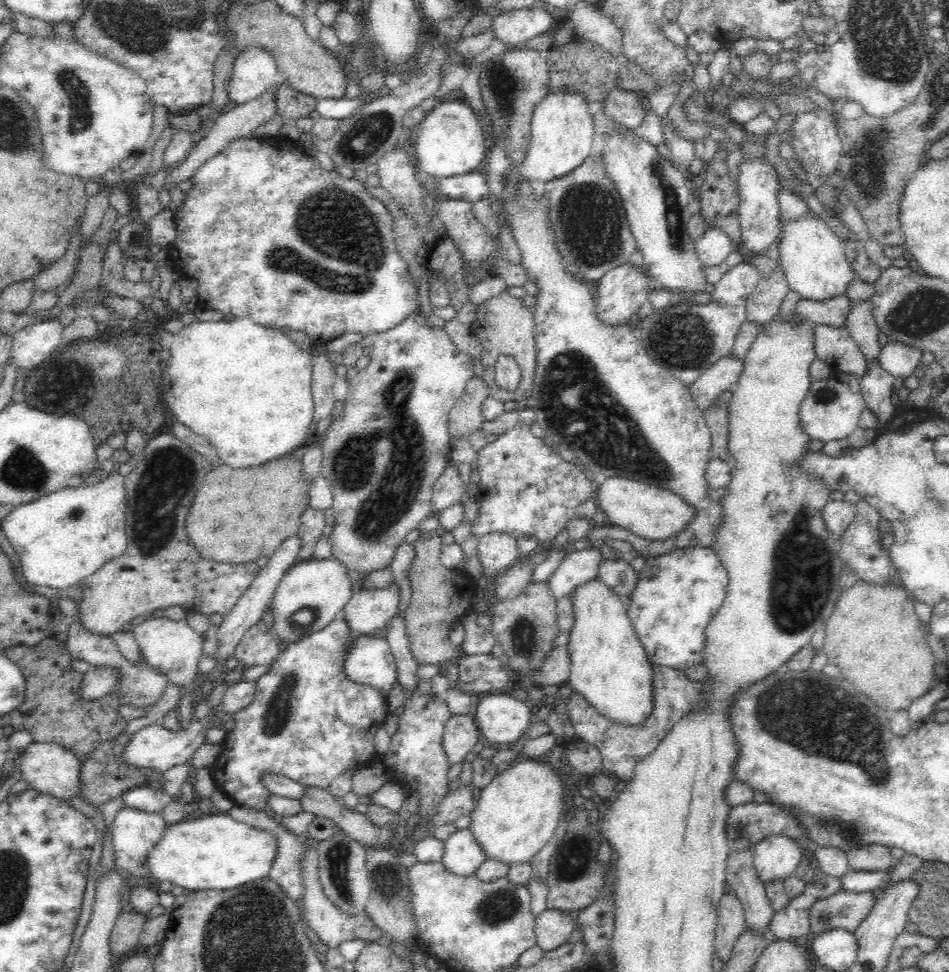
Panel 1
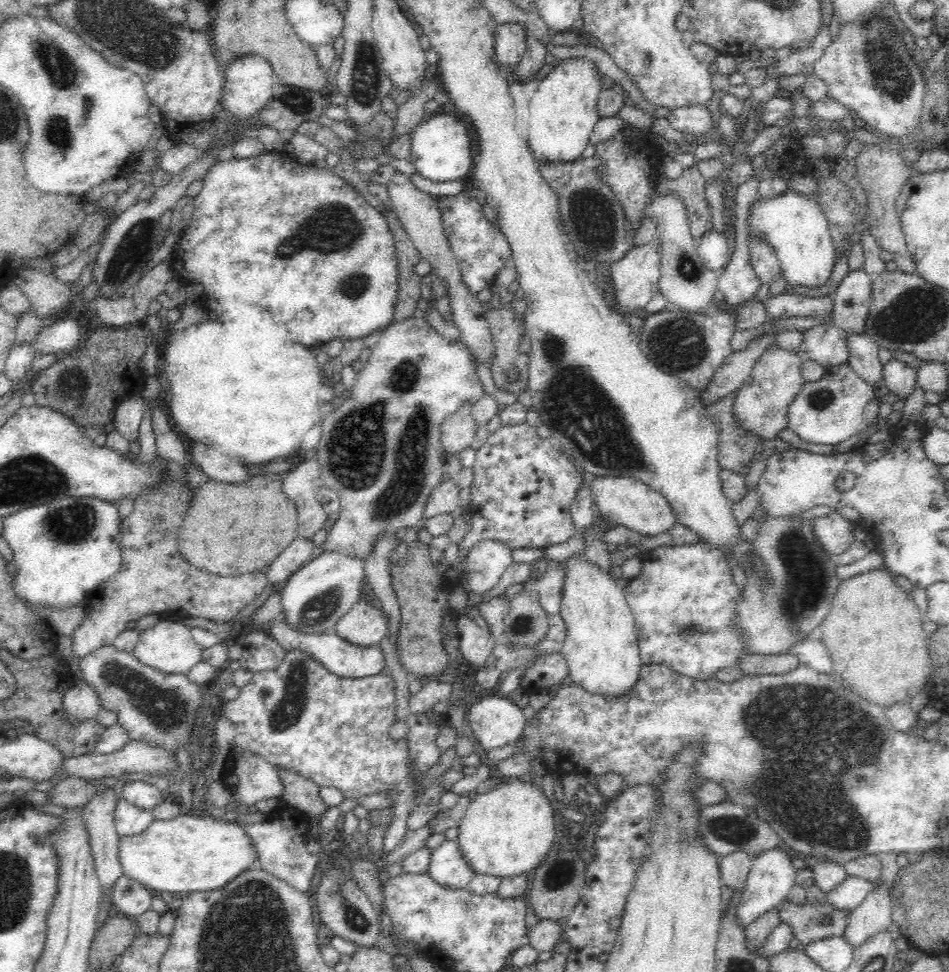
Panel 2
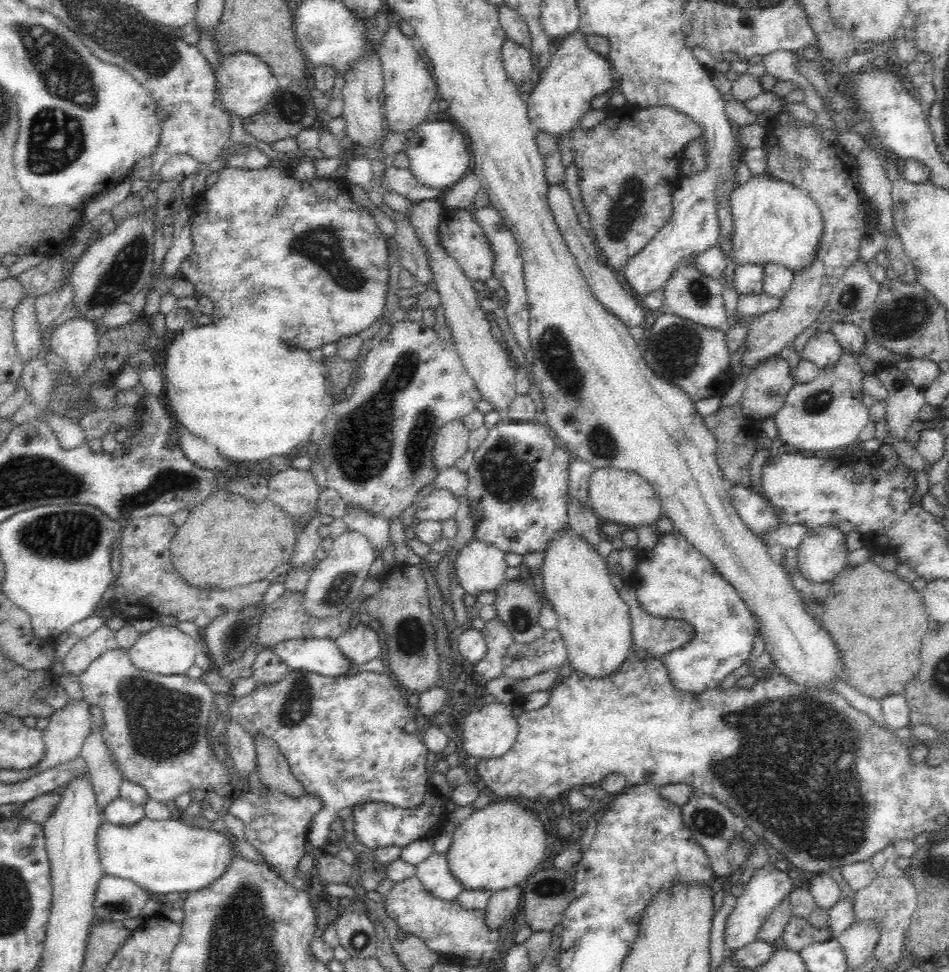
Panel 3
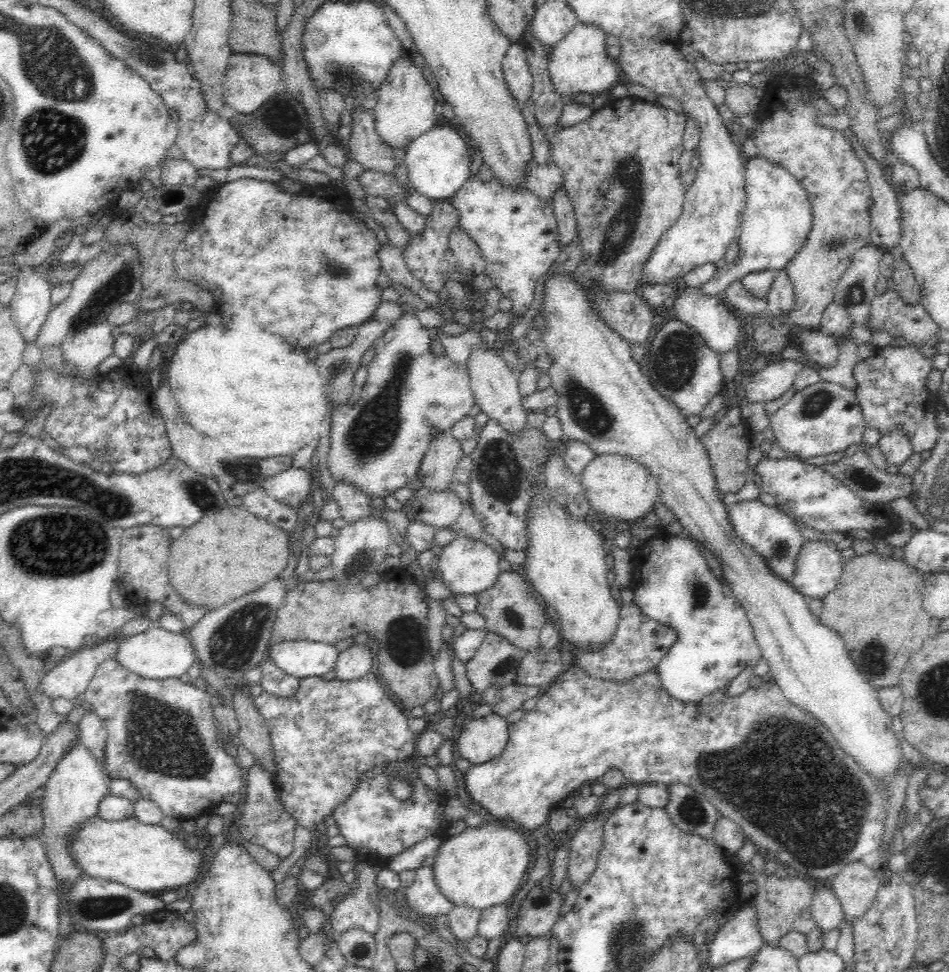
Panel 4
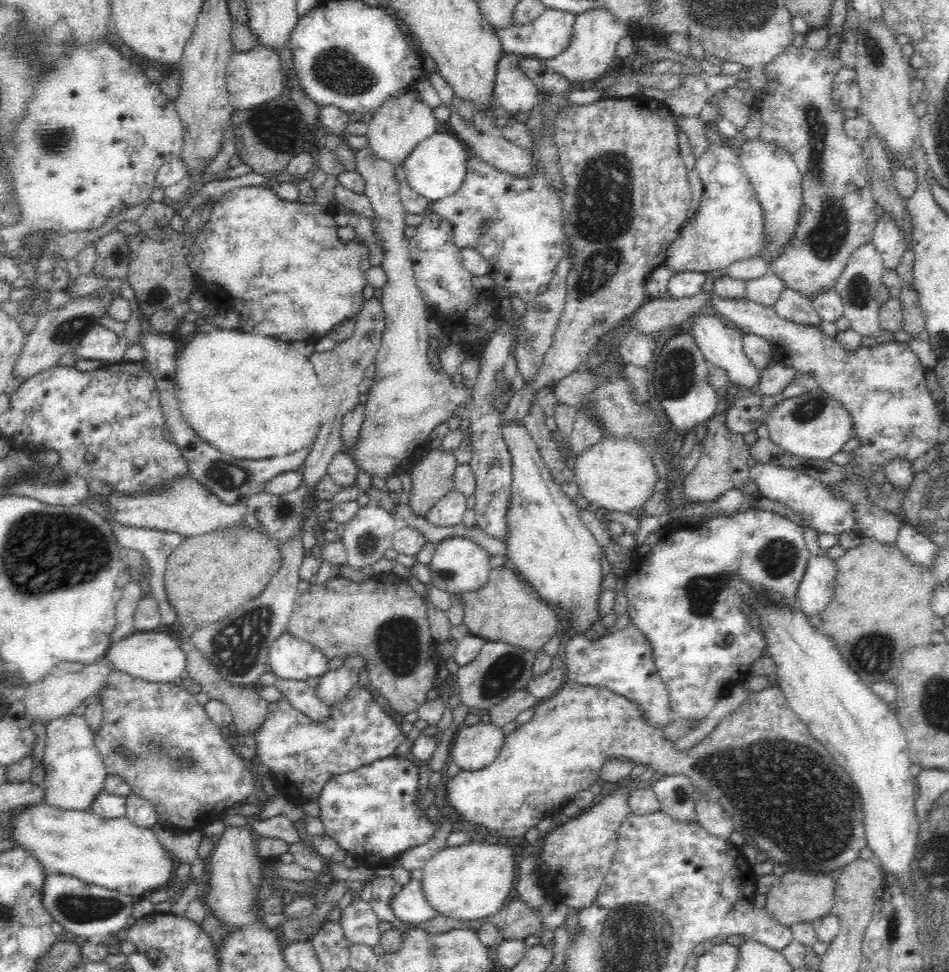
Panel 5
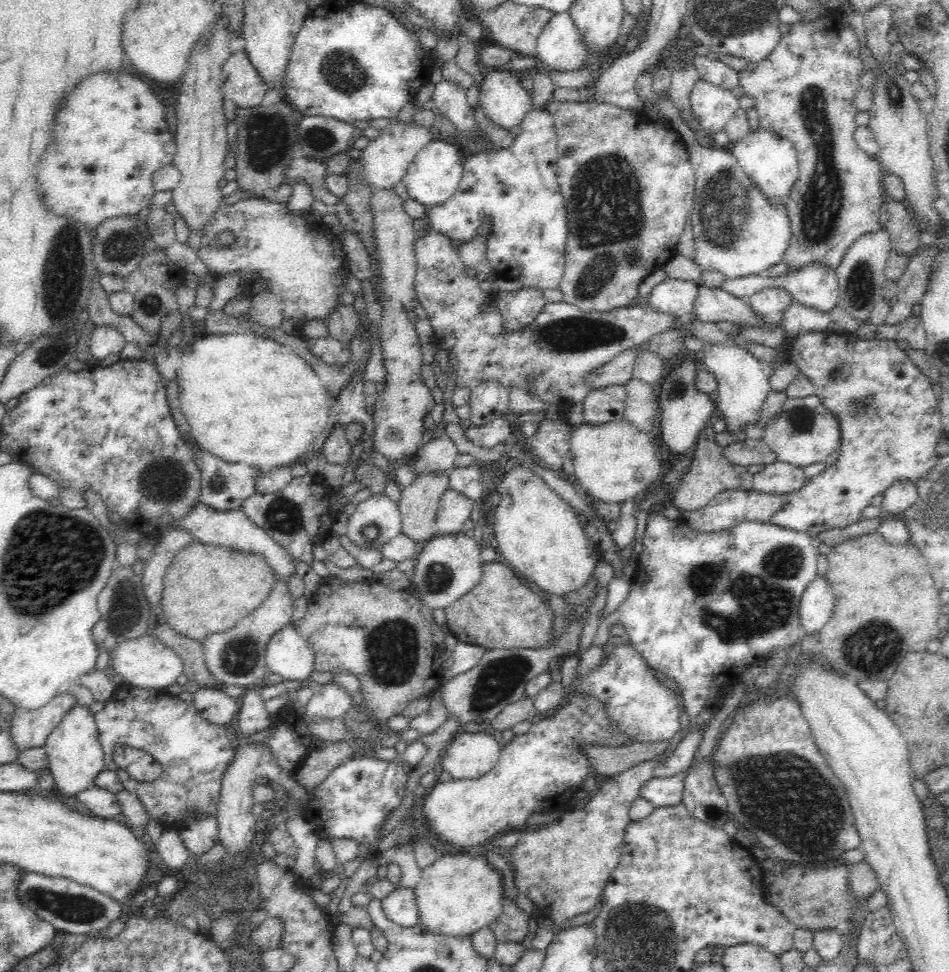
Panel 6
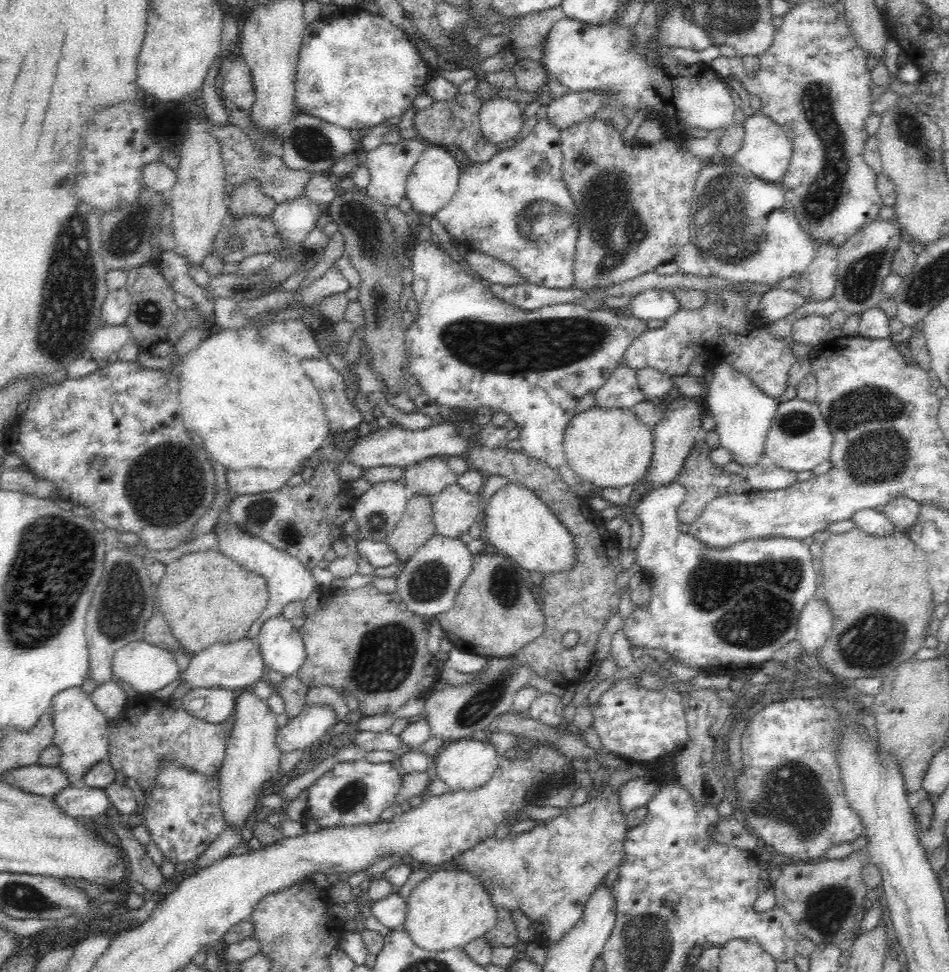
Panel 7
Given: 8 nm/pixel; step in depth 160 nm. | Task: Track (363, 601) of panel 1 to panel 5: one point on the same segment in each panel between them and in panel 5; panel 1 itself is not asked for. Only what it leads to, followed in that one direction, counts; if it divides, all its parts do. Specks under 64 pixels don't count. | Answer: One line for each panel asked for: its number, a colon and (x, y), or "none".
2: (364, 624)
3: (360, 645)
4: (355, 662)
5: (334, 685)

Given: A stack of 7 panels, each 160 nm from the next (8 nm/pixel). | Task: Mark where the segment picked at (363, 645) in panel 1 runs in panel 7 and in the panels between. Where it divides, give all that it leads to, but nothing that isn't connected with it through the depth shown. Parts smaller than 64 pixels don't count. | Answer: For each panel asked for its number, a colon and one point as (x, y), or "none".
2: (341, 658)
3: (319, 655)
4: (300, 658)
5: (290, 658)
6: (288, 654)
7: (281, 646)

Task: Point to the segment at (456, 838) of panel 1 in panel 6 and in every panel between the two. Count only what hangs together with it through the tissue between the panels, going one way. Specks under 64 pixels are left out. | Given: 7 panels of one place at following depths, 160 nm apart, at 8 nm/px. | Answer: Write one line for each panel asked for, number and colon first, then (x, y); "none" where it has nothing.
2: (447, 867)
3: (433, 873)
4: (423, 896)
5: (408, 904)
6: (399, 906)

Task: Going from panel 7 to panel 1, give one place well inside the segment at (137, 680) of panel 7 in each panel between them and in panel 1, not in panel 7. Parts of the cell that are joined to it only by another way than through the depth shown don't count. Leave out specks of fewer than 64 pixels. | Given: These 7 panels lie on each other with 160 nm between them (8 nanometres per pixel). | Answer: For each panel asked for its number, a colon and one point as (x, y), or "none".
1: (172, 647)
2: (169, 646)
3: (164, 650)
4: (156, 654)
5: (151, 656)
6: (144, 662)

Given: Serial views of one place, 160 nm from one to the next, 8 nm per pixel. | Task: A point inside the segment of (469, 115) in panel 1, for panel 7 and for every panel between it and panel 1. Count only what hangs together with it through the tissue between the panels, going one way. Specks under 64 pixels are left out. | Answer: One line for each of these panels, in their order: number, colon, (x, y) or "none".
2: (440, 151)
3: (438, 157)
4: (438, 164)
5: (436, 168)
6: (435, 173)
7: (434, 179)

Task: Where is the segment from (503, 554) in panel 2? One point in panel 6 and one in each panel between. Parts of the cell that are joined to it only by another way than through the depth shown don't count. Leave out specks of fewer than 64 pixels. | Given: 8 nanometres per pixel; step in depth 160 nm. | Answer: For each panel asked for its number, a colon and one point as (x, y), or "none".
3: (479, 567)
4: (467, 566)
5: (458, 565)
6: (447, 566)

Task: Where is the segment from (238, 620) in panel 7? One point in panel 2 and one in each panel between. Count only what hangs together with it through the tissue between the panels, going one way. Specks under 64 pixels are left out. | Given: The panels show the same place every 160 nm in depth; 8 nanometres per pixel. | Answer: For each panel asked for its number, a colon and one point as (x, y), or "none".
2: (224, 533)
3: (228, 541)
4: (228, 553)
5: (207, 578)
6: (207, 589)

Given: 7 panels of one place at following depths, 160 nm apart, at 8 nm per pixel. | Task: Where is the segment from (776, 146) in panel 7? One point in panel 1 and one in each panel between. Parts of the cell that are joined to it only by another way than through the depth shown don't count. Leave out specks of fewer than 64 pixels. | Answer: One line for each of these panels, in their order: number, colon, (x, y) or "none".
1: (811, 256)
2: (795, 226)
3: (774, 222)
4: (778, 215)
5: (776, 180)
6: (770, 160)

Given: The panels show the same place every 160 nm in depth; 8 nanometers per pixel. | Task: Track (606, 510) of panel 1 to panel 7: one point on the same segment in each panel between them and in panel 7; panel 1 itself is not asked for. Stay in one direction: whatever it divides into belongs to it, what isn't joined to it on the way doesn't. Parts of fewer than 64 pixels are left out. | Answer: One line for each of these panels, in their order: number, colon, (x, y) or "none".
2: (628, 502)
3: (623, 497)
4: (617, 486)
5: (617, 474)
6: (614, 461)
7: (610, 448)

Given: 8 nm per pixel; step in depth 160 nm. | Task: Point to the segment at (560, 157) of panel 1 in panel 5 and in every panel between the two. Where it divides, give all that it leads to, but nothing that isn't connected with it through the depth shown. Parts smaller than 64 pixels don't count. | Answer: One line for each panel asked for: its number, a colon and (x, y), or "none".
2: (563, 112)
3: (576, 74)
4: (579, 62)
5: (596, 33)

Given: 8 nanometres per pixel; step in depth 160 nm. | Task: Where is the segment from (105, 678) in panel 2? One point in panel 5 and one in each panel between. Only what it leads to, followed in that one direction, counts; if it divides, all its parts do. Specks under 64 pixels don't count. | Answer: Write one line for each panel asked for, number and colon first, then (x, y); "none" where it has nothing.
3: (155, 726)
4: (161, 734)
5: (182, 764)

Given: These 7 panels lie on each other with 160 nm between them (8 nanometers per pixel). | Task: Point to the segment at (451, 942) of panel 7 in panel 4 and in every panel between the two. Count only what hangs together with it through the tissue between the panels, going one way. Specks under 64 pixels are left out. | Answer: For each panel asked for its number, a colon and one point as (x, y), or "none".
4: (482, 867)
5: (472, 881)
6: (458, 894)

